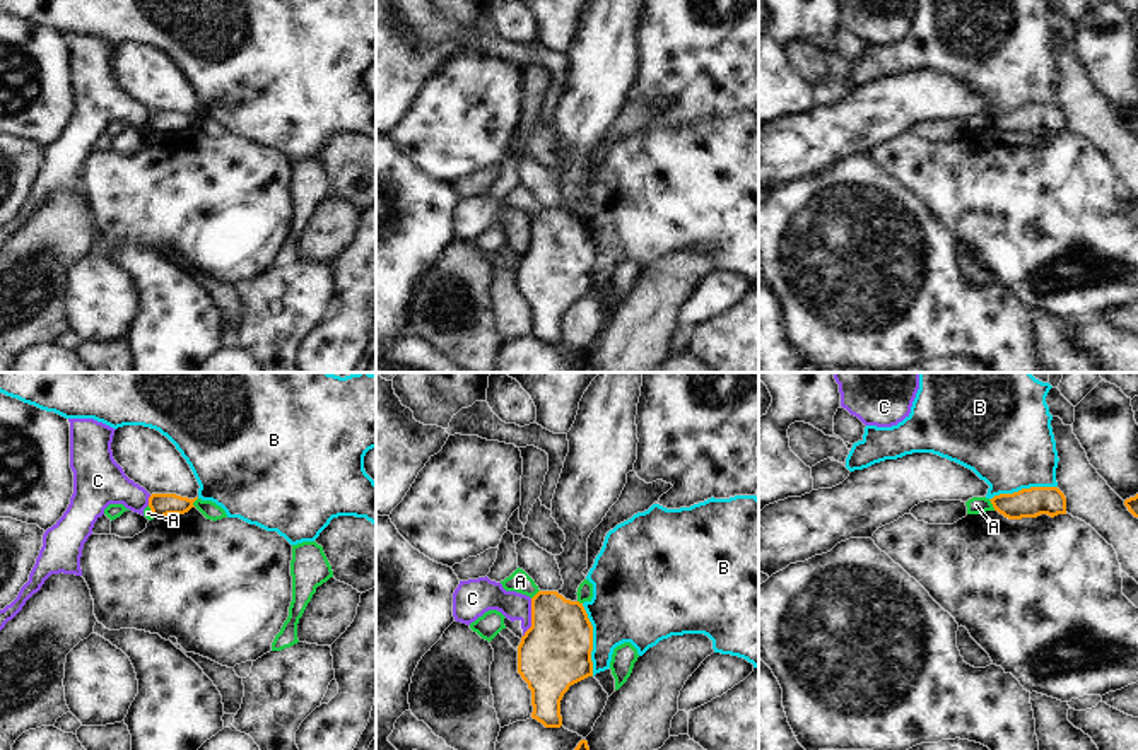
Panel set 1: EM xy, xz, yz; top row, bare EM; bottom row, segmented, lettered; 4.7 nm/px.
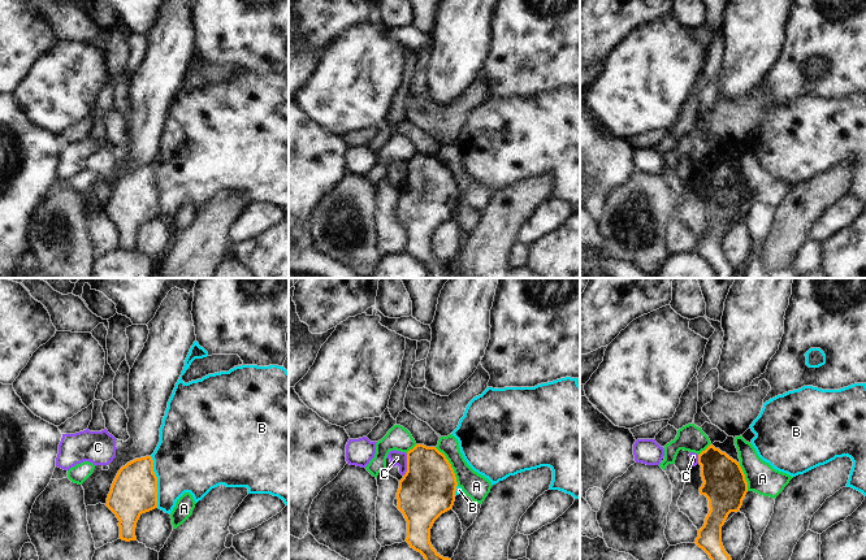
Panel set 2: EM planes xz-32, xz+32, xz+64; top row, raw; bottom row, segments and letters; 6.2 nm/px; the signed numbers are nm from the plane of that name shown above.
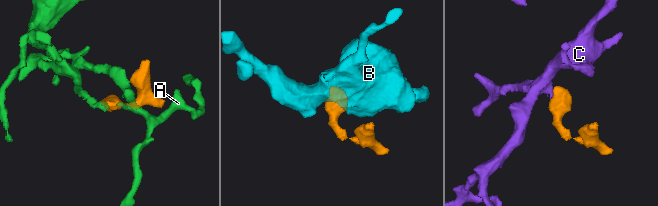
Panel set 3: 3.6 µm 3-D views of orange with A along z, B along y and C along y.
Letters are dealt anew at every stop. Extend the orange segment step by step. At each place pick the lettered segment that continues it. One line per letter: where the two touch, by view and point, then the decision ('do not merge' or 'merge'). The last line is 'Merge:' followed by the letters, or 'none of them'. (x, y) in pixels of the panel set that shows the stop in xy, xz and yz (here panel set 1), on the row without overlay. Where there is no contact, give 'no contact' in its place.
A: meets orange in yz at (991, 120); do not merge
B: meets orange in xz at (592, 257); do not merge
C: meets orange in xz at (532, 234); do not merge
Merge: none of them

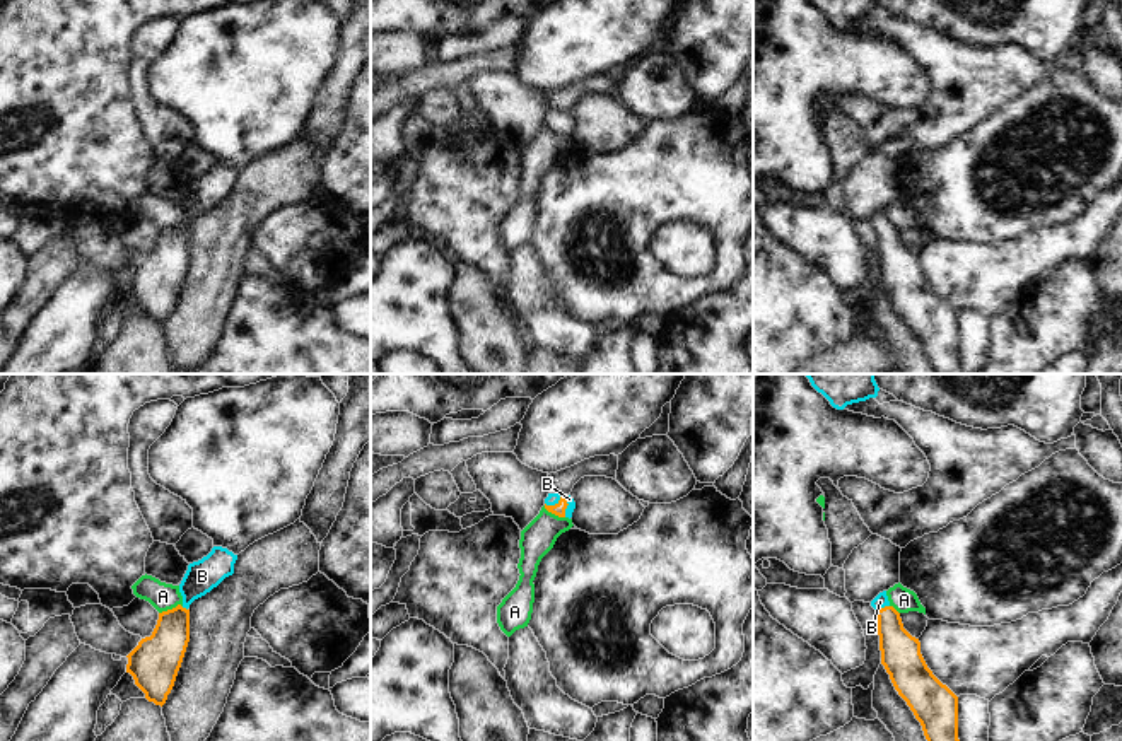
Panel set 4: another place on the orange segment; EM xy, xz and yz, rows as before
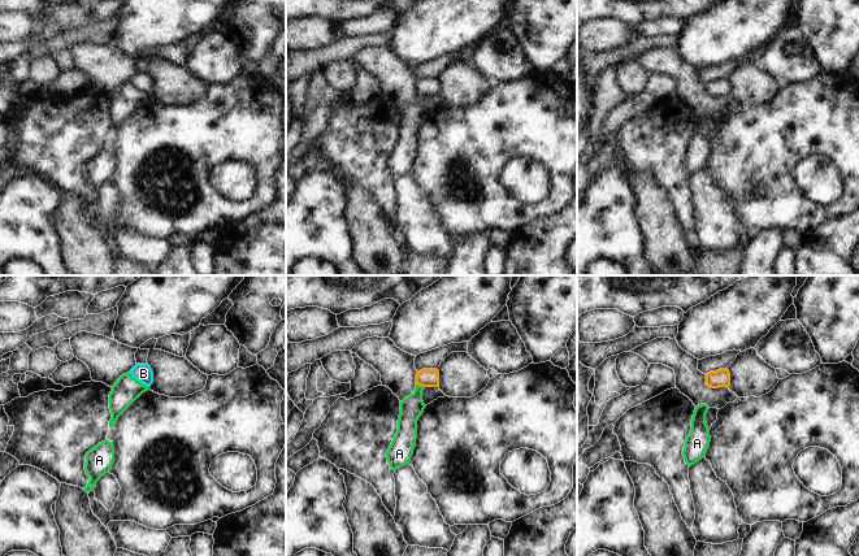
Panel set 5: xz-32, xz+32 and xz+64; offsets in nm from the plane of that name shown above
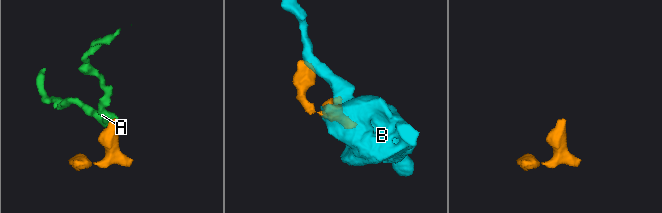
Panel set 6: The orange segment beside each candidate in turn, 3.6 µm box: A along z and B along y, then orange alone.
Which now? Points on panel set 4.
A: meets orange in xy at (169, 227); do not merge
B: meets orange in yz at (882, 226); merge
Merge: B

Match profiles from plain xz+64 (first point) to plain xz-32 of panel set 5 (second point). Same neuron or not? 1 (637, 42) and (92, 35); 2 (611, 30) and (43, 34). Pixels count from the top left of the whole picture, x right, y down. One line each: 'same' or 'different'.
1: same
2: different

